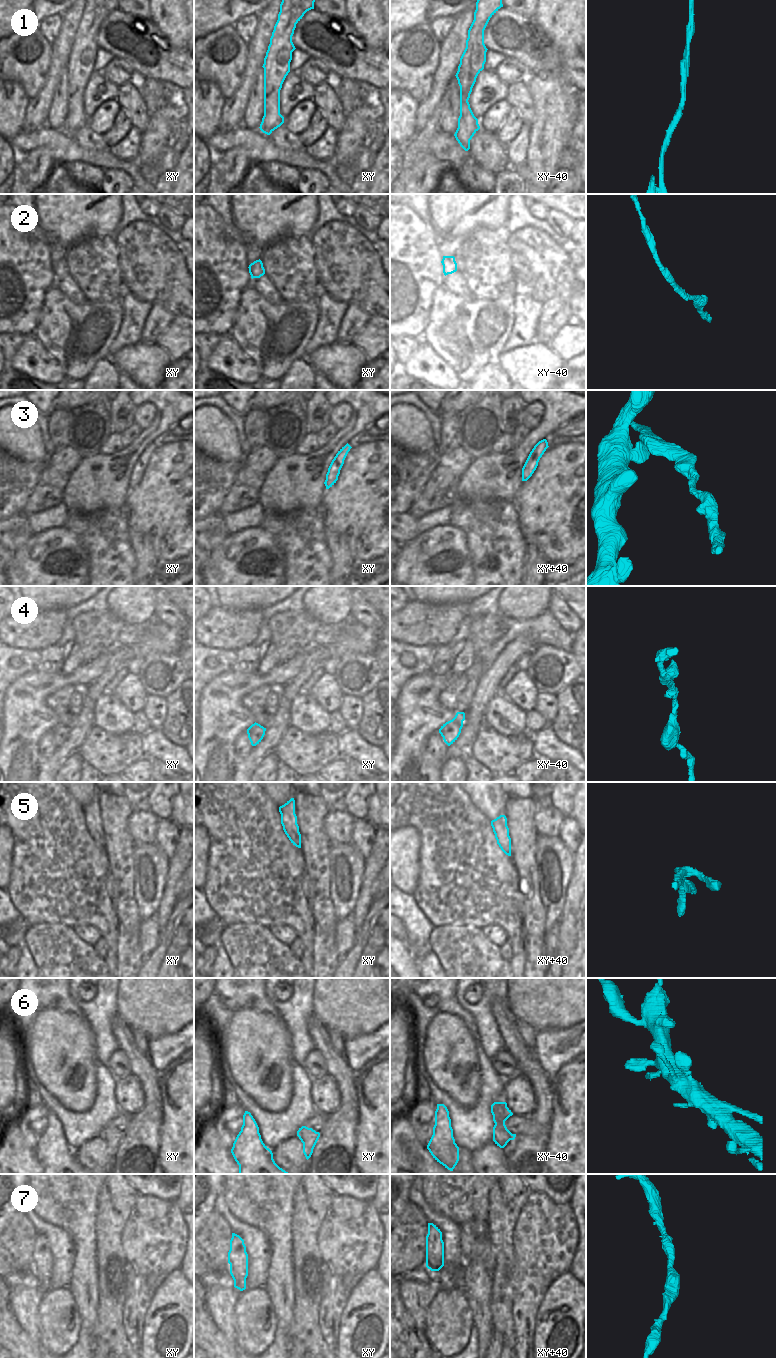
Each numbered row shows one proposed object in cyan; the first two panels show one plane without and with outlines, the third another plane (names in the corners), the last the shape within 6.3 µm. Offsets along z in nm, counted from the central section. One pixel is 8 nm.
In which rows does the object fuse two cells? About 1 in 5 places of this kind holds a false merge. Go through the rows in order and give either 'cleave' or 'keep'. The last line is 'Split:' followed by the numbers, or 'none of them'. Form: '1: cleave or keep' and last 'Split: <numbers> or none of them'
1: keep
2: keep
3: keep
4: keep
5: keep
6: keep
7: keep
Split: none of them

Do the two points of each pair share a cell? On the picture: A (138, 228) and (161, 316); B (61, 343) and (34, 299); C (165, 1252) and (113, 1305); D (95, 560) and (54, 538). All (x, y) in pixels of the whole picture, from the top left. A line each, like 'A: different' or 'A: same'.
A: different
B: different
C: different
D: different

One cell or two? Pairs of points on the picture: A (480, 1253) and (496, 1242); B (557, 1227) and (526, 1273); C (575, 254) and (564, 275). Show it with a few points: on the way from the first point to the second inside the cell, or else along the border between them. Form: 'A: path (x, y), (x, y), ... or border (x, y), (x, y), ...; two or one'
A: border (487, 1223), (487, 1241), (493, 1252), (491, 1270); two
B: path (546, 1238), (542, 1256), (537, 1262); one
C: border (568, 252), (570, 264), (574, 268); two

